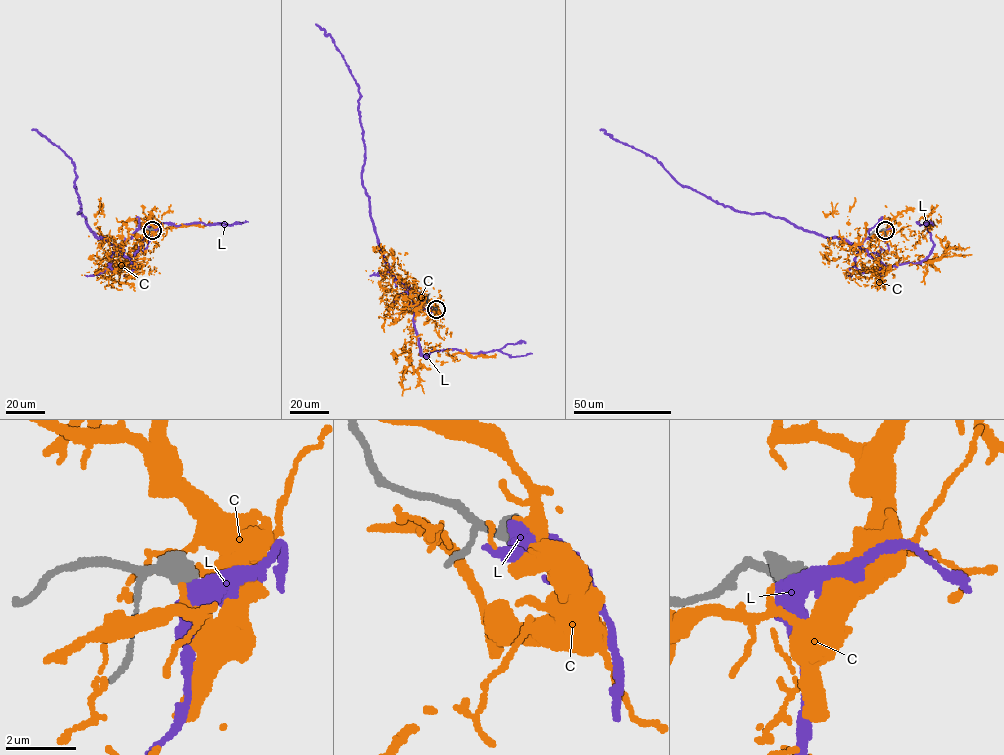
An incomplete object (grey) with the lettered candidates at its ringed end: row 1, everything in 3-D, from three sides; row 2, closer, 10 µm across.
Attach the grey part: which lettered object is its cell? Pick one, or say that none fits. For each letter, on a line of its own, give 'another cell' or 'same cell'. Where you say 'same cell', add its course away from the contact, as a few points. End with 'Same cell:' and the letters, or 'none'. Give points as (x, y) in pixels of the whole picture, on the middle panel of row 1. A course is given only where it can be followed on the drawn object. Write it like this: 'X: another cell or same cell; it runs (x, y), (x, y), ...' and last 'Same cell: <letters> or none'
C: another cell
L: another cell
Same cell: none

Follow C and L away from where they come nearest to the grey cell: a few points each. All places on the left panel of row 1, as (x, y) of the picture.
C: (152, 230), (135, 236), (144, 272), (128, 274), (131, 249), (100, 246), (98, 211)
L: (152, 230), (146, 248), (131, 258), (98, 238), (78, 213), (74, 164), (31, 129)

